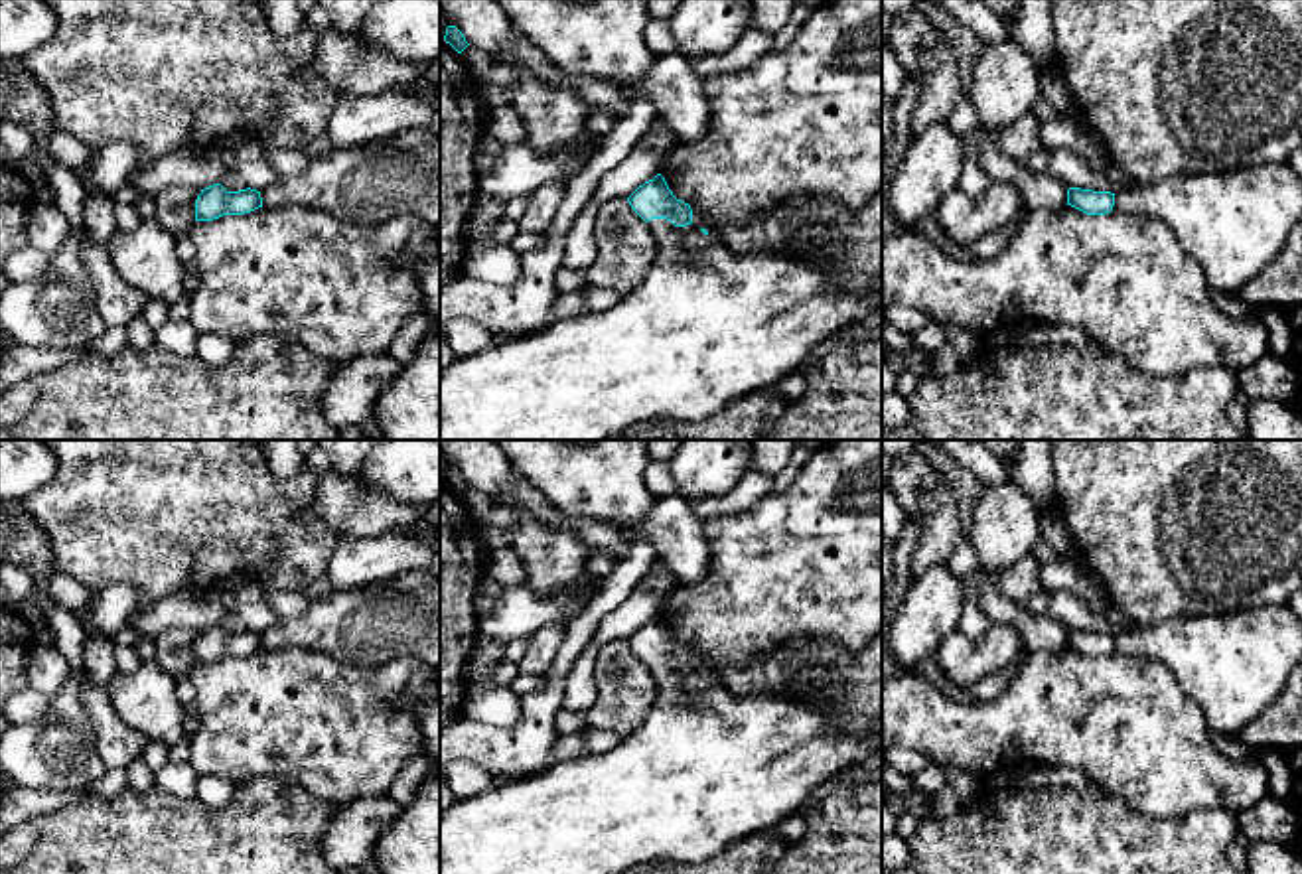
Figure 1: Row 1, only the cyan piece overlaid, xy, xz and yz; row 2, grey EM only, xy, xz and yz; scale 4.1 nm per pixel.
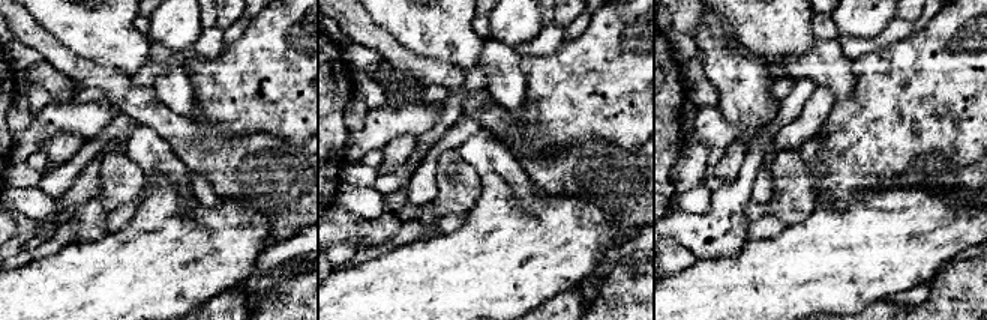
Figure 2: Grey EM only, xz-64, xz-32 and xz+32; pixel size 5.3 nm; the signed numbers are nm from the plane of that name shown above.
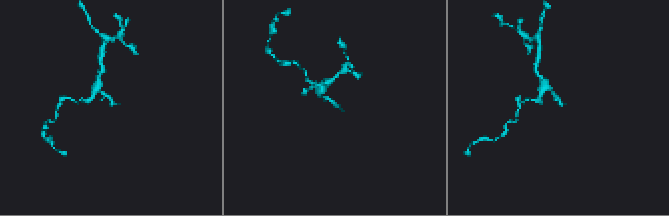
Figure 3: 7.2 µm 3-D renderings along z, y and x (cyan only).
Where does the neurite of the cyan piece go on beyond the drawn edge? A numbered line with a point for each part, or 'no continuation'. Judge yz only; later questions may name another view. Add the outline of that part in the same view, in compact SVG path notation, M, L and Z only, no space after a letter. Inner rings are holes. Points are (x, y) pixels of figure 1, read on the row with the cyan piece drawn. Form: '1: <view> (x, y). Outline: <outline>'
1: yz (1231, 223). Outline: M1288 162L1172 176L1124 187L1115 193L1113 211L1164 221L1182 249L1201 266L1207 286L1227 296L1239 296L1249 280L1278 255L1300 221L1302 180Z

